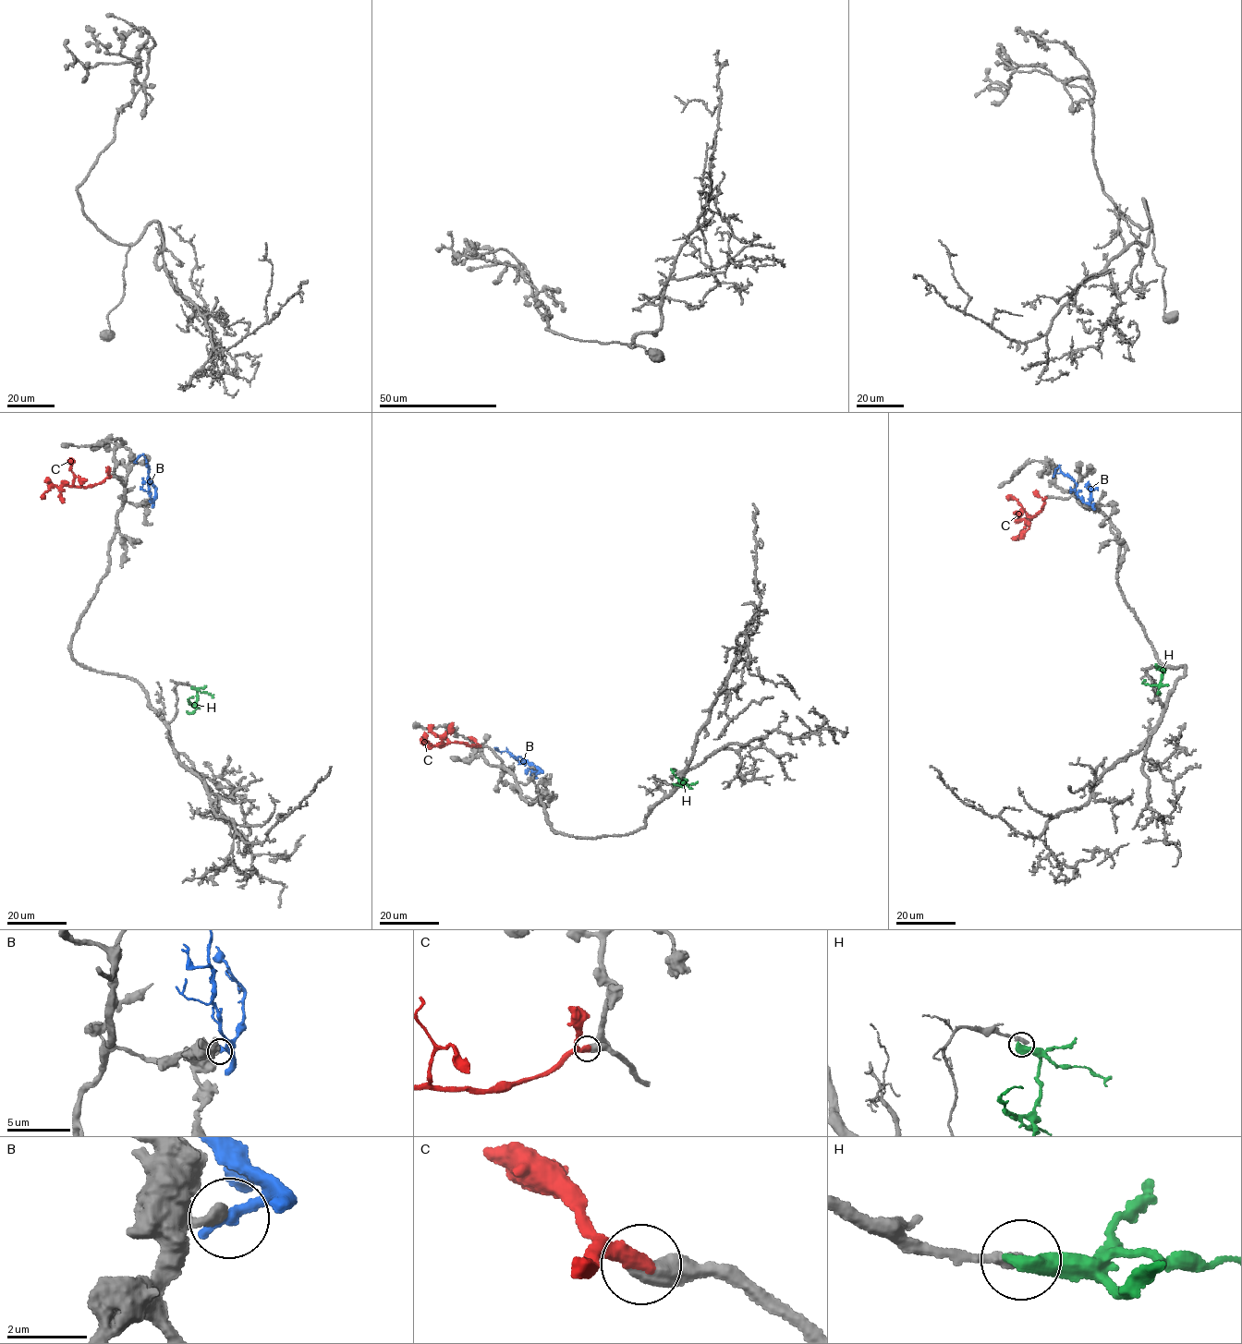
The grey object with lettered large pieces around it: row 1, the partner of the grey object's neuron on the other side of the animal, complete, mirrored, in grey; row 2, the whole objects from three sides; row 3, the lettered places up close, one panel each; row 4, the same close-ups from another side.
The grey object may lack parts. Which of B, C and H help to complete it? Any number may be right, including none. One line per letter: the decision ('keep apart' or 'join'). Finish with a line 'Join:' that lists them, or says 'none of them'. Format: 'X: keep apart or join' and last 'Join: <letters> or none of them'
B: keep apart
C: join
H: keep apart
Join: C

